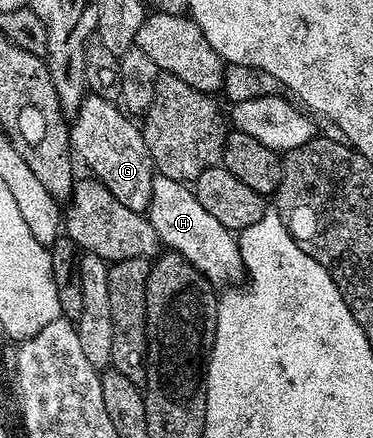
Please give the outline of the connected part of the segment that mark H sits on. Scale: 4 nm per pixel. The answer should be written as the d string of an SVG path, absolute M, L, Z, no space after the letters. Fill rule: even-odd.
M155 175L148 217L161 243L169 251L180 253L186 261L208 277L211 283L238 284L245 279L245 268L235 233L220 226L220 221L212 218L212 214L208 214L204 206L200 206L193 187L187 186L181 180Z

